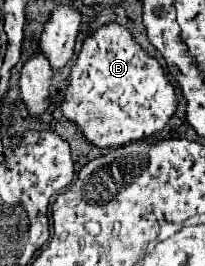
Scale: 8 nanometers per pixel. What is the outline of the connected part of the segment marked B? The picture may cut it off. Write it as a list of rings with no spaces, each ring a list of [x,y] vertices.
[[[110,22],[85,38],[65,78],[59,110],[93,146],[117,148],[161,132],[177,112],[177,96],[159,60],[149,56],[125,26]]]

